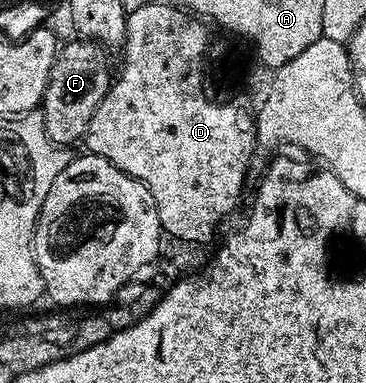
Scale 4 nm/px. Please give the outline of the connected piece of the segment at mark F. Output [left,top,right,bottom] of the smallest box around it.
[39,39,111,147]

